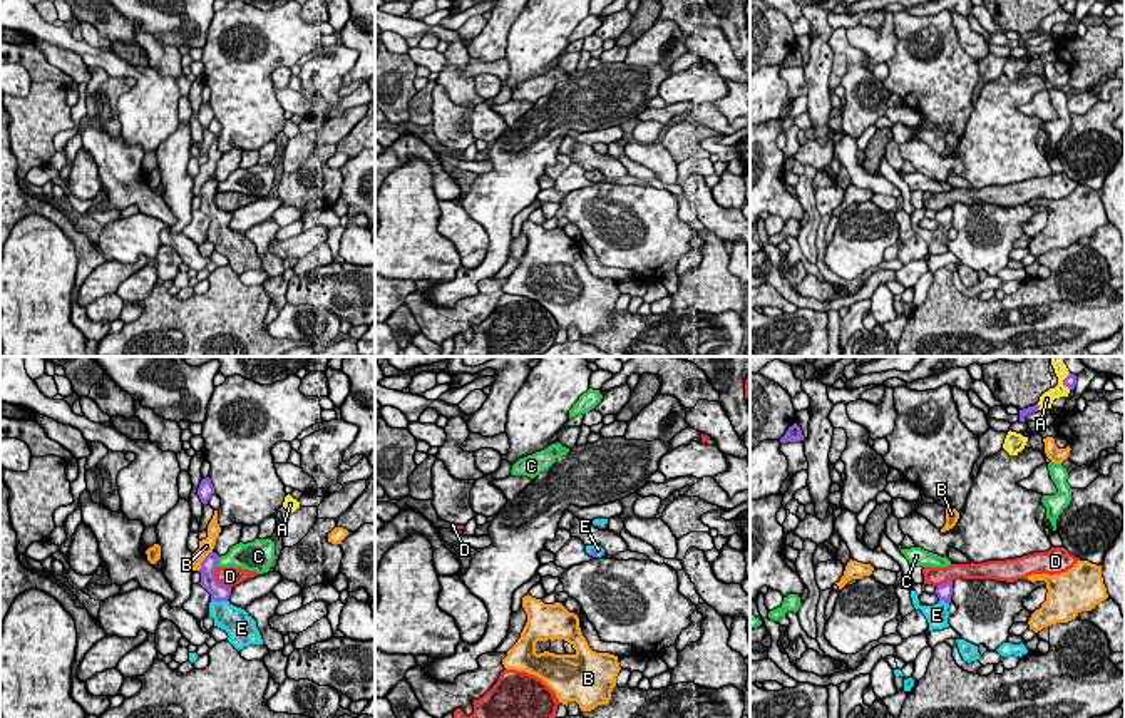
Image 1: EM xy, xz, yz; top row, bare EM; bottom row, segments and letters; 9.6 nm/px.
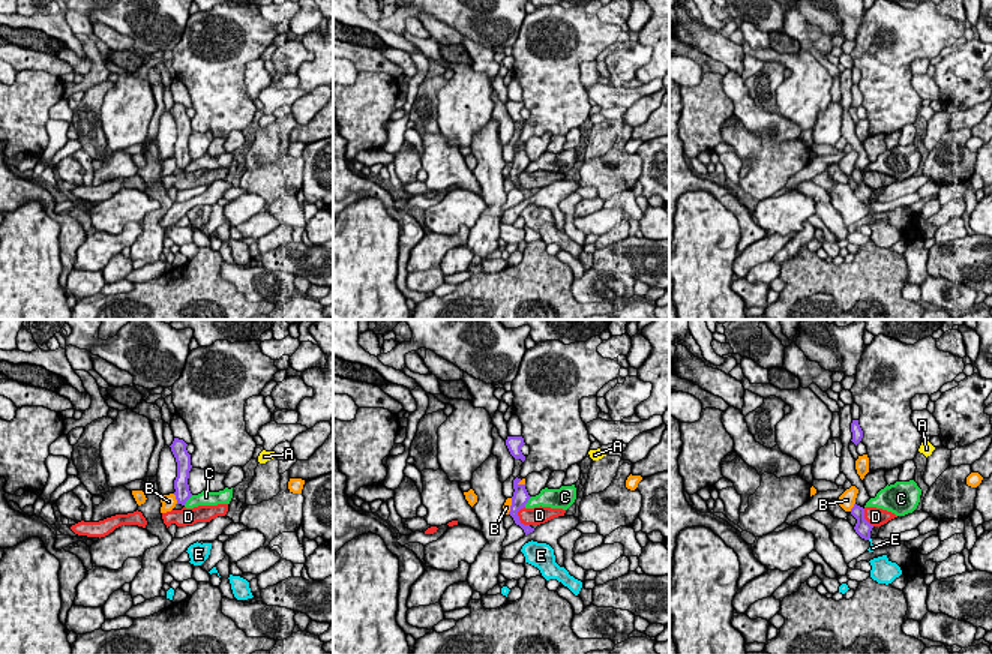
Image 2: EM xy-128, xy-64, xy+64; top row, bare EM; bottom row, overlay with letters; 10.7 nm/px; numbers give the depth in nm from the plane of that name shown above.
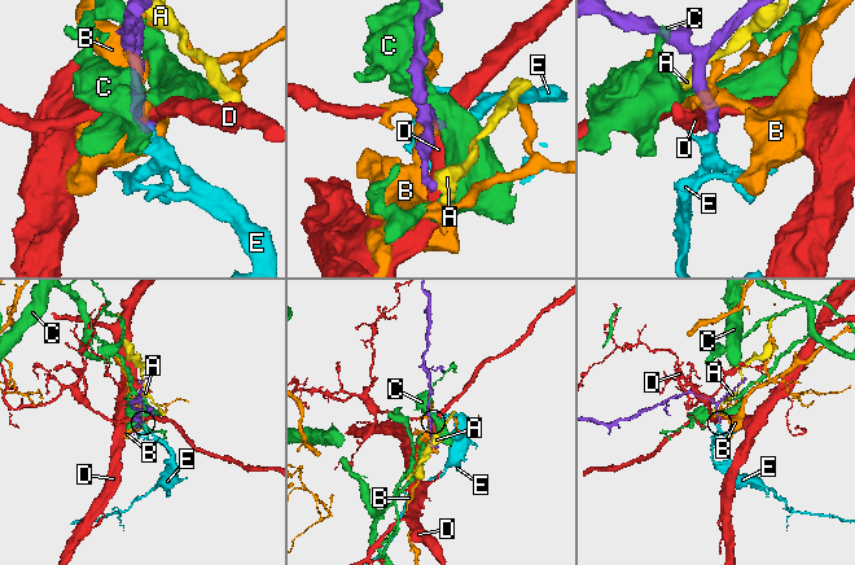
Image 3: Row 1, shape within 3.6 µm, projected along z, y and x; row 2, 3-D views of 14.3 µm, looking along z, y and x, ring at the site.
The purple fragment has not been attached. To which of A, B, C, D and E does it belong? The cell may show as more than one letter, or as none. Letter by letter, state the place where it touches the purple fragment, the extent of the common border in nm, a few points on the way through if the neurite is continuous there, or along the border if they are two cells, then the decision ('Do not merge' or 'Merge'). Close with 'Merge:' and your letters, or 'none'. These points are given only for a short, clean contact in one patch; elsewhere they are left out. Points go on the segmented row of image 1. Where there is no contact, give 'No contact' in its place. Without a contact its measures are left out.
A: Touches purple at yz (1063, 382). Shared border 180 nm. Boundary: yz (1068, 372), (1063, 384), (1070, 389). Do not merge
B: Touches purple at xy (203, 561). Shared border 240 nm. Boundary: xy (211, 551), (198, 569). Do not merge
C: Touches purple at xy (216, 563). Shared border 100 nm. Boundary: xy (220, 558), (216, 566). Do not merge
D: Touches purple at xy (215, 579). Shared border 260 nm. Boundary: xy (216, 566), (215, 578), (230, 588). Do not merge
E: Touches purple at xy (220, 600). Shared border 160 nm. Path across: xy (218, 593), (220, 600), (233, 620). Merge
Merge: E

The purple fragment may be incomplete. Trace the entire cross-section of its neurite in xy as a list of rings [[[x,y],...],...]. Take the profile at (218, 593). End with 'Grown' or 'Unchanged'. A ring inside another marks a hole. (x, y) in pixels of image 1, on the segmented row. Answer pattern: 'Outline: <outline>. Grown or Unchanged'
Outline: [[[209,552],[199,569],[199,584],[211,594],[209,618],[214,619],[214,626],[228,633],[228,641],[238,651],[249,644],[263,644],[256,621],[244,609],[233,606],[228,601],[231,587],[216,581],[214,571],[218,567],[218,559],[219,556],[216,552]]]. Grown

